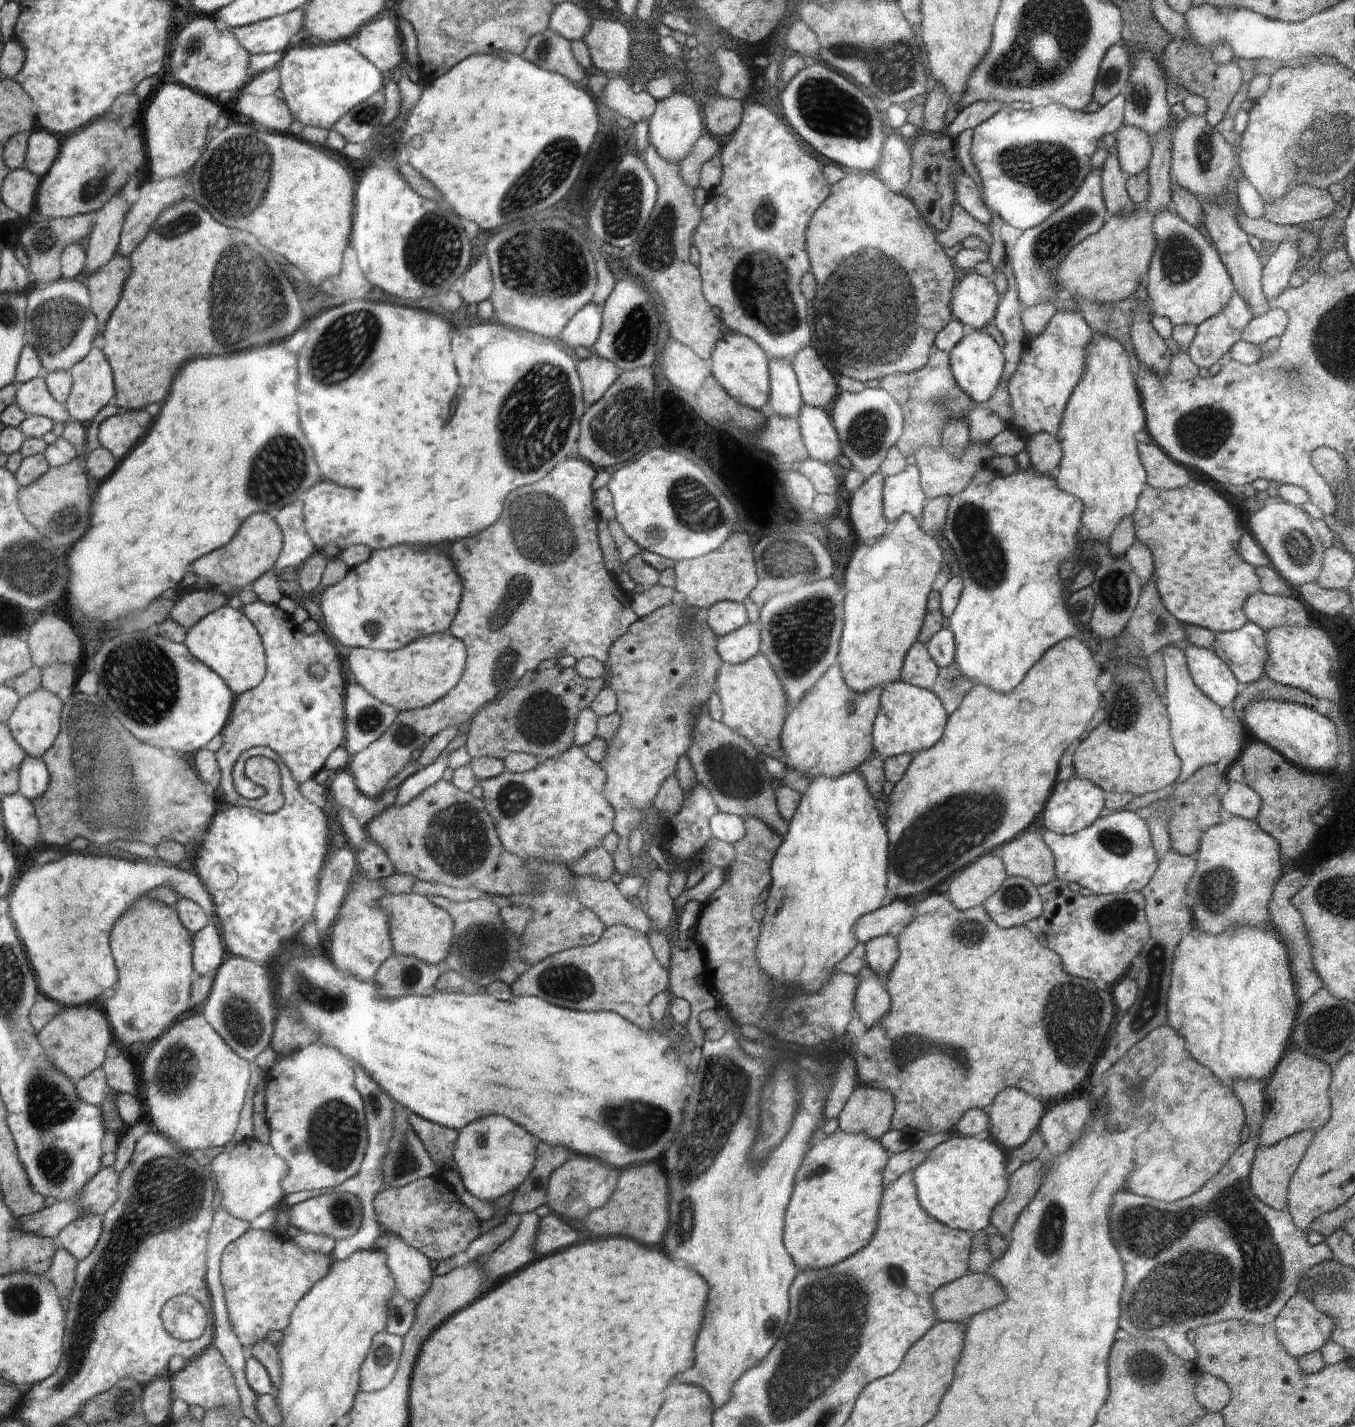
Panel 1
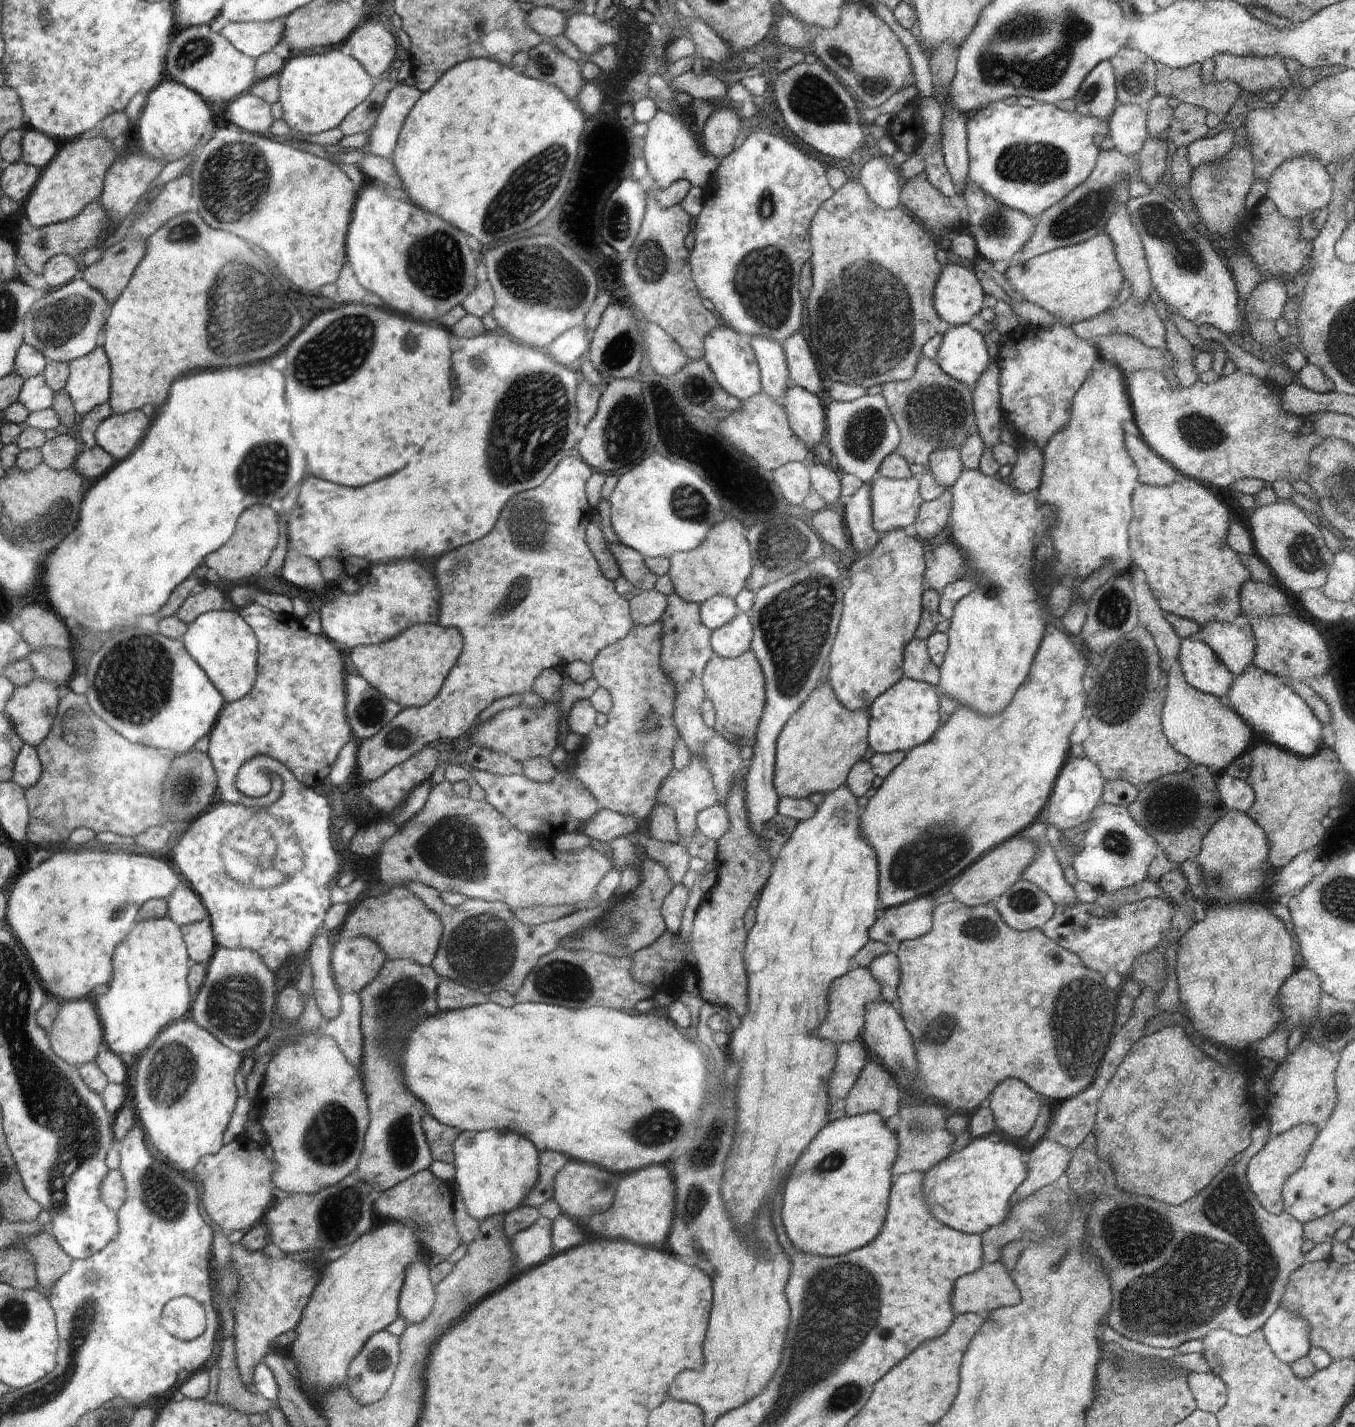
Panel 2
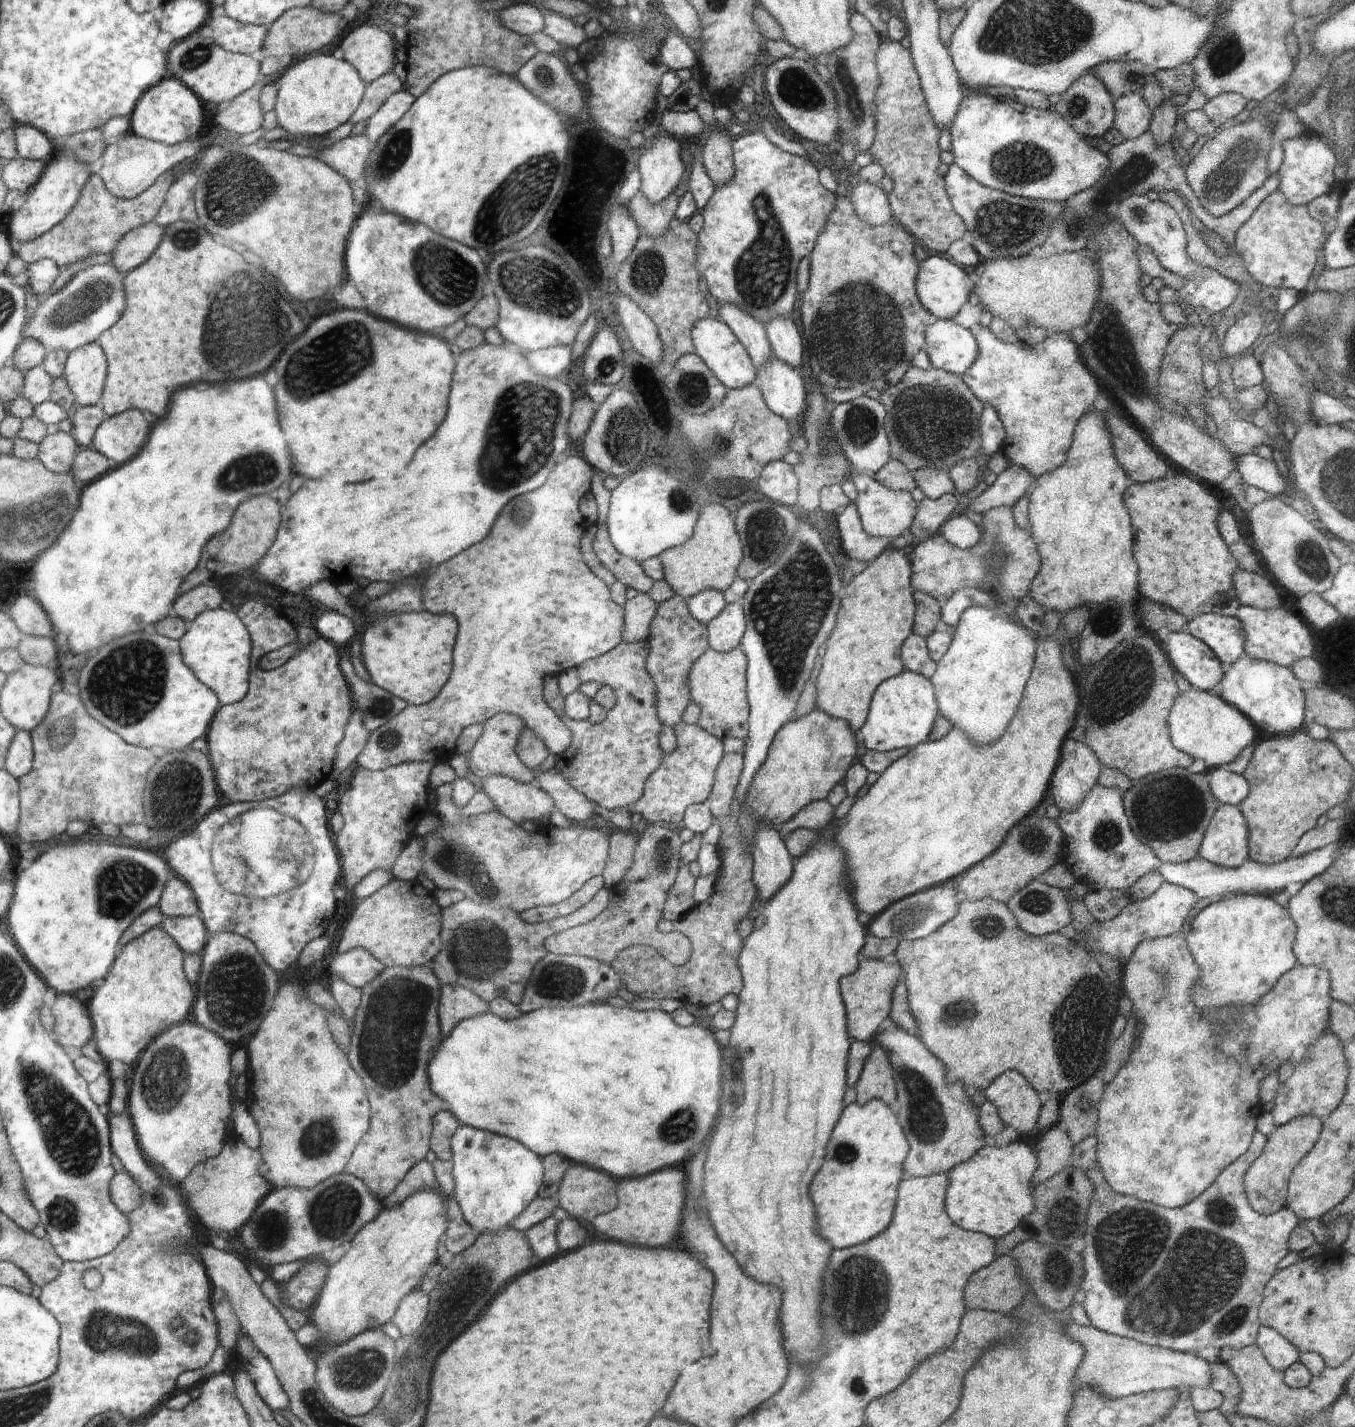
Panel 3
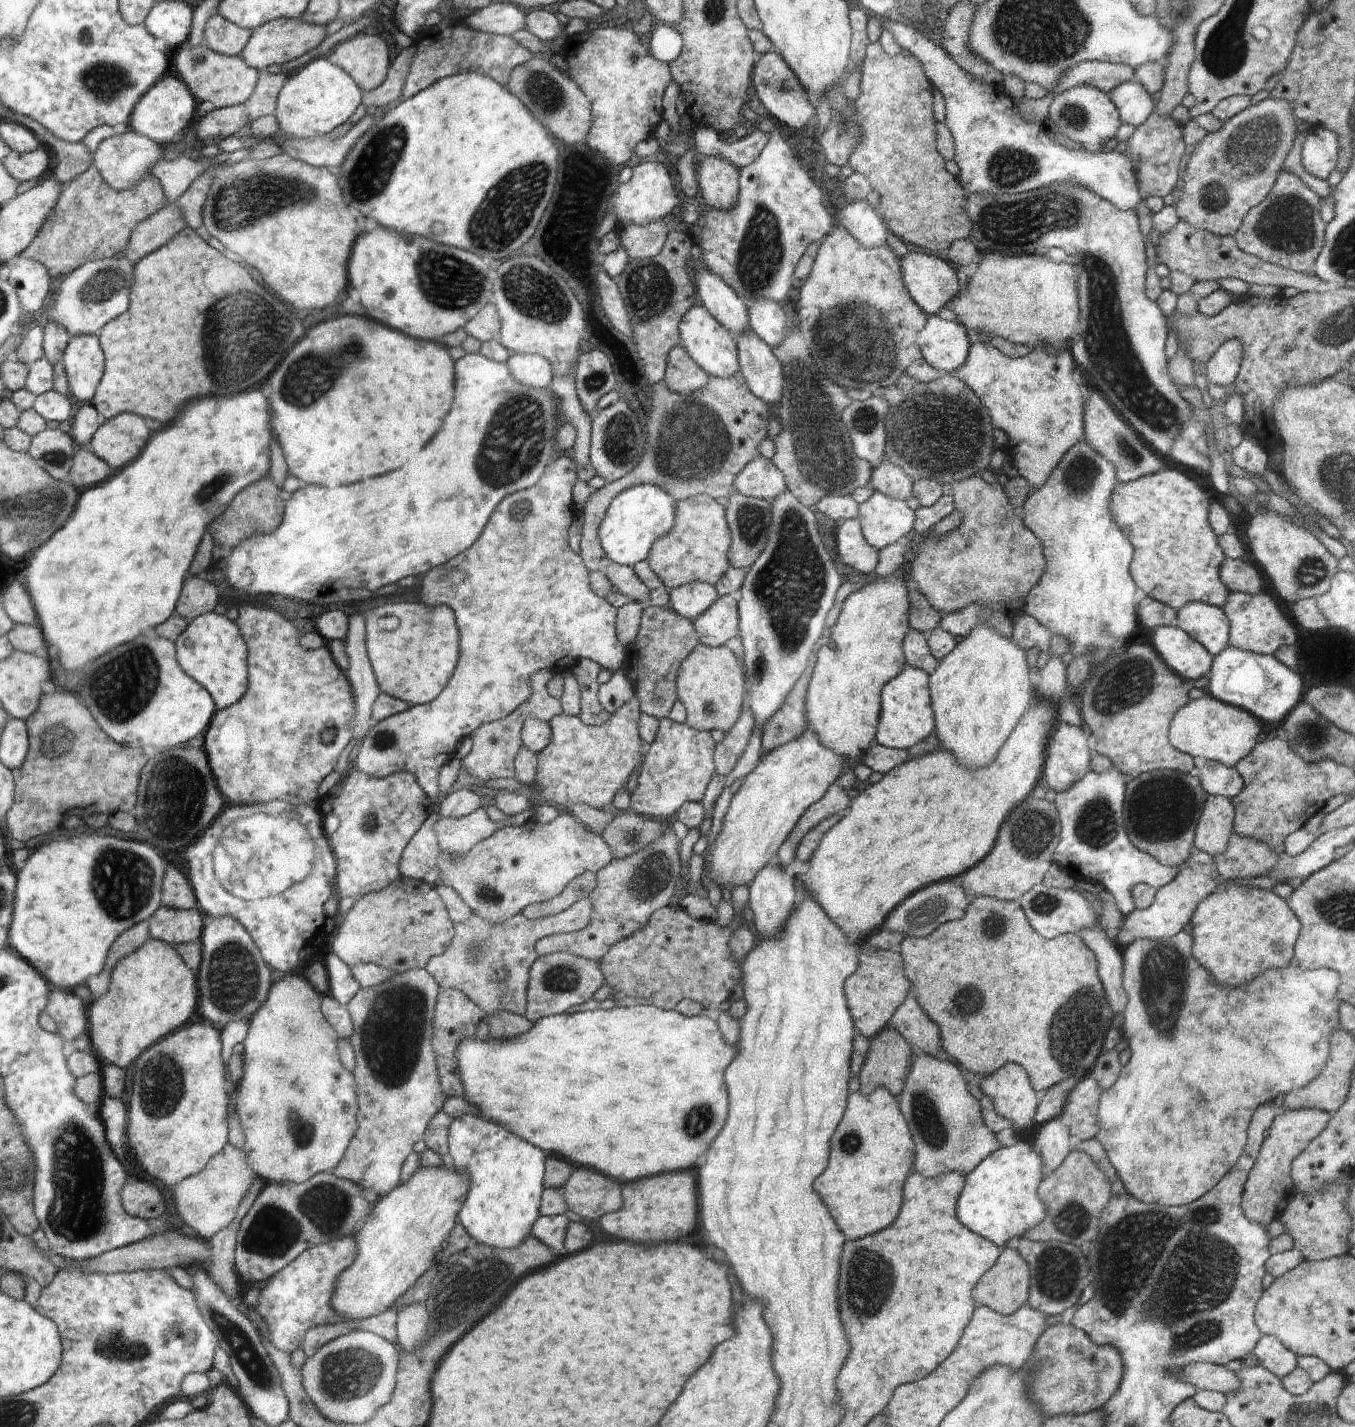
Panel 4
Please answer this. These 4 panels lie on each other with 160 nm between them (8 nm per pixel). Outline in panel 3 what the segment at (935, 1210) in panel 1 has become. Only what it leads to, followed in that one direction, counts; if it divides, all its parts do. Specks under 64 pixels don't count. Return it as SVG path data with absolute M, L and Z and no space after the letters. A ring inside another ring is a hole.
M1019 1140L1001 1148L984 1145L970 1160L956 1165L948 1172L950 1180L946 1194L948 1216L960 1225L960 1228L984 1233L994 1239L1010 1234L1019 1228L1022 1220L1035 1211L1033 1179L1037 1168L1037 1156L1034 1156L1034 1152Z

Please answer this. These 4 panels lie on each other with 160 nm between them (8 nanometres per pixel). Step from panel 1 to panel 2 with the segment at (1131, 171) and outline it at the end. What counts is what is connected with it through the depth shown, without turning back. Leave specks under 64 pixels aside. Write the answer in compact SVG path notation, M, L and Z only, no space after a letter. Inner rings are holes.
M1118 104L1107 126L1115 147L1128 156L1138 154L1149 137L1147 113L1137 104Z

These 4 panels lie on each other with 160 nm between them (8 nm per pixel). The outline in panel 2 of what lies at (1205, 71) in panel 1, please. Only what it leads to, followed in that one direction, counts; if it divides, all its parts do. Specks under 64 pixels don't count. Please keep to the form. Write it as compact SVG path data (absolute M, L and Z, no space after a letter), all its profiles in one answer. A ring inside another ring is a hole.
M1156 63L1157 79L1156 79L1156 92L1163 94L1166 98L1178 98L1182 103L1191 105L1198 105L1199 107L1207 110L1207 117L1205 118L1206 124L1210 129L1215 128L1222 122L1227 120L1228 110L1236 99L1240 96L1239 86L1232 81L1225 80L1219 83L1204 83L1201 73L1201 64L1191 64L1183 69L1170 69L1162 63Z

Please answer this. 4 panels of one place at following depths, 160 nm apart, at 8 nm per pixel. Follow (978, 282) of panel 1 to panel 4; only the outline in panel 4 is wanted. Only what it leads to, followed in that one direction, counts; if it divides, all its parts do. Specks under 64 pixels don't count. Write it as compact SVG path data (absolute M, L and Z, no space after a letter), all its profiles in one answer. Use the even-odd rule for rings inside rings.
M908 251L902 256L905 287L925 313L938 315L940 308L958 293L956 272L936 255Z

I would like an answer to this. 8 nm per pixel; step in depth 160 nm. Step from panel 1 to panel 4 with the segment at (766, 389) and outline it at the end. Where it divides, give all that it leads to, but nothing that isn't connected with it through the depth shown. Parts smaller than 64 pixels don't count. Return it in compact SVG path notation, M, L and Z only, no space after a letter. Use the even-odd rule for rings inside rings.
M696 302L683 316L679 324L679 342L692 357L692 360L709 376L728 378L740 368L738 344L734 335L707 311L707 308Z

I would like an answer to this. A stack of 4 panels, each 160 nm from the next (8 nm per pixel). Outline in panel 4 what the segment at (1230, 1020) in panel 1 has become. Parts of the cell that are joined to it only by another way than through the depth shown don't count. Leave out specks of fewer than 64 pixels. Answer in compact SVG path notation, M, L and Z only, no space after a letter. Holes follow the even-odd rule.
M1223 884L1200 900L1191 922L1191 953L1214 974L1214 978L1218 978L1218 982L1226 982L1226 986L1234 988L1252 980L1266 968L1285 967L1294 962L1293 948L1301 931L1301 922L1287 900L1273 890ZM1278 942L1283 944L1282 952L1274 951Z

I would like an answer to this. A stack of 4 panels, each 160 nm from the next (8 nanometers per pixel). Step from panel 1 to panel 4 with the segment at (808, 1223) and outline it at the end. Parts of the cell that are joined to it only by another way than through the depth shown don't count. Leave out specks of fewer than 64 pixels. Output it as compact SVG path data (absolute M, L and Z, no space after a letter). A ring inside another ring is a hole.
M886 1087L875 1088L870 1095L856 1091L847 1105L848 1116L843 1116L840 1132L831 1138L832 1168L816 1180L815 1191L824 1196L827 1208L832 1208L831 1215L844 1228L844 1236L856 1240L880 1232L896 1220L904 1180L914 1162L914 1142L896 1098Z

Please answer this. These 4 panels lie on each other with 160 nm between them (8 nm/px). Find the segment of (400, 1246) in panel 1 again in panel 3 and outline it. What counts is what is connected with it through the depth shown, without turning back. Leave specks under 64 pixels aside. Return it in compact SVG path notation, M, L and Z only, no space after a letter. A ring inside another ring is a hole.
M416 1289L400 1303L399 1310L390 1323L399 1328L401 1336L410 1336L419 1330L427 1320L430 1310L430 1296Z

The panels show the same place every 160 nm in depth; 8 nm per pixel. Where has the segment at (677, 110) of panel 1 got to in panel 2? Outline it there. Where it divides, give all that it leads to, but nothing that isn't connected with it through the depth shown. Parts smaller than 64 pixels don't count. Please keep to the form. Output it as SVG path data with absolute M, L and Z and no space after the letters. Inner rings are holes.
M662 110L656 112L654 118L648 122L648 132L643 138L644 162L654 180L655 188L658 190L664 190L682 179L688 180L692 187L703 188L710 176L718 170L718 161L712 155L700 154L700 148L698 148L694 136L688 132L684 122L680 122L672 114L666 114Z

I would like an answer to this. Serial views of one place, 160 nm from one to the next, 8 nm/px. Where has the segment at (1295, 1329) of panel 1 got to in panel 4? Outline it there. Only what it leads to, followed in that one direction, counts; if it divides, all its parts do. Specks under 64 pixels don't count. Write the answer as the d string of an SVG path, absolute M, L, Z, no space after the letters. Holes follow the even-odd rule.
M1262 1335L1252 1354L1260 1367L1264 1367L1279 1379L1297 1367L1297 1356L1290 1352L1276 1337Z

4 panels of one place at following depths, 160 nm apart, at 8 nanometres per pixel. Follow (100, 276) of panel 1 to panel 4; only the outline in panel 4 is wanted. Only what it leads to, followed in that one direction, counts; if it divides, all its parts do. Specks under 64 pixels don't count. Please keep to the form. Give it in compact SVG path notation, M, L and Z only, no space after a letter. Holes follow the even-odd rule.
M168 204L167 207L161 208L136 226L132 231L130 242L127 244L127 250L122 255L135 264L143 256L166 244L186 226L187 222L183 219L179 208L176 205Z

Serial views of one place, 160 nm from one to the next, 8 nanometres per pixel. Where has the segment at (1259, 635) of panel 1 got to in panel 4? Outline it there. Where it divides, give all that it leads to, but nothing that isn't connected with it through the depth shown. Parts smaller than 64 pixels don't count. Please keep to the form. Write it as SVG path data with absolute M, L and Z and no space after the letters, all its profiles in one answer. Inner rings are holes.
M1192 601L1177 611L1171 624L1187 632L1210 656L1215 657L1230 645L1228 617L1220 607Z

